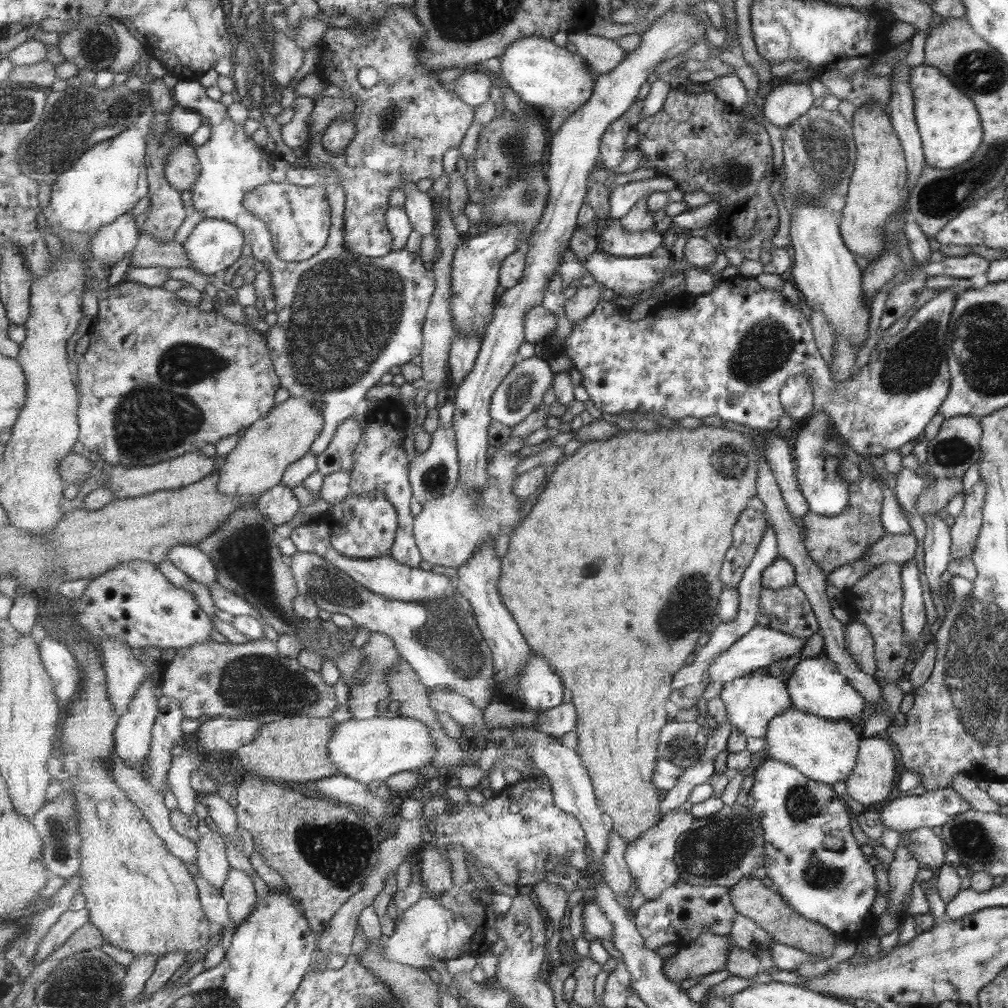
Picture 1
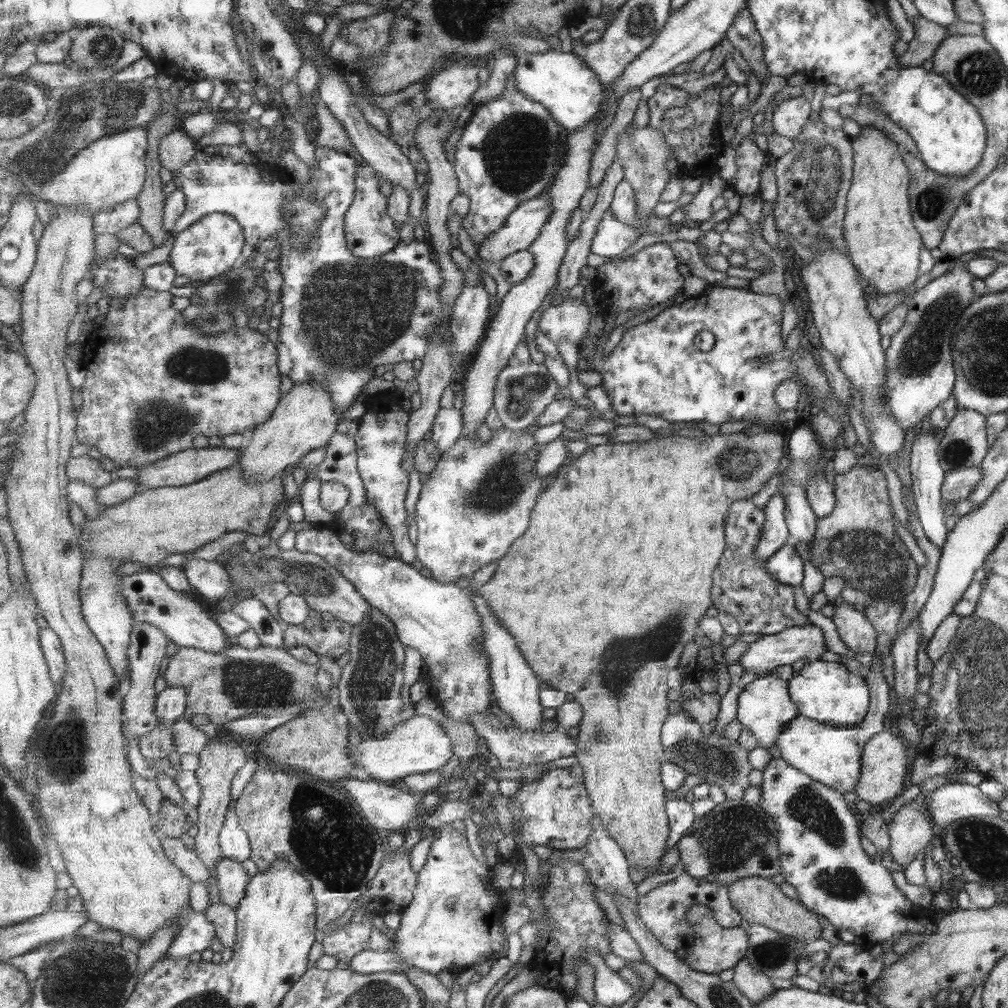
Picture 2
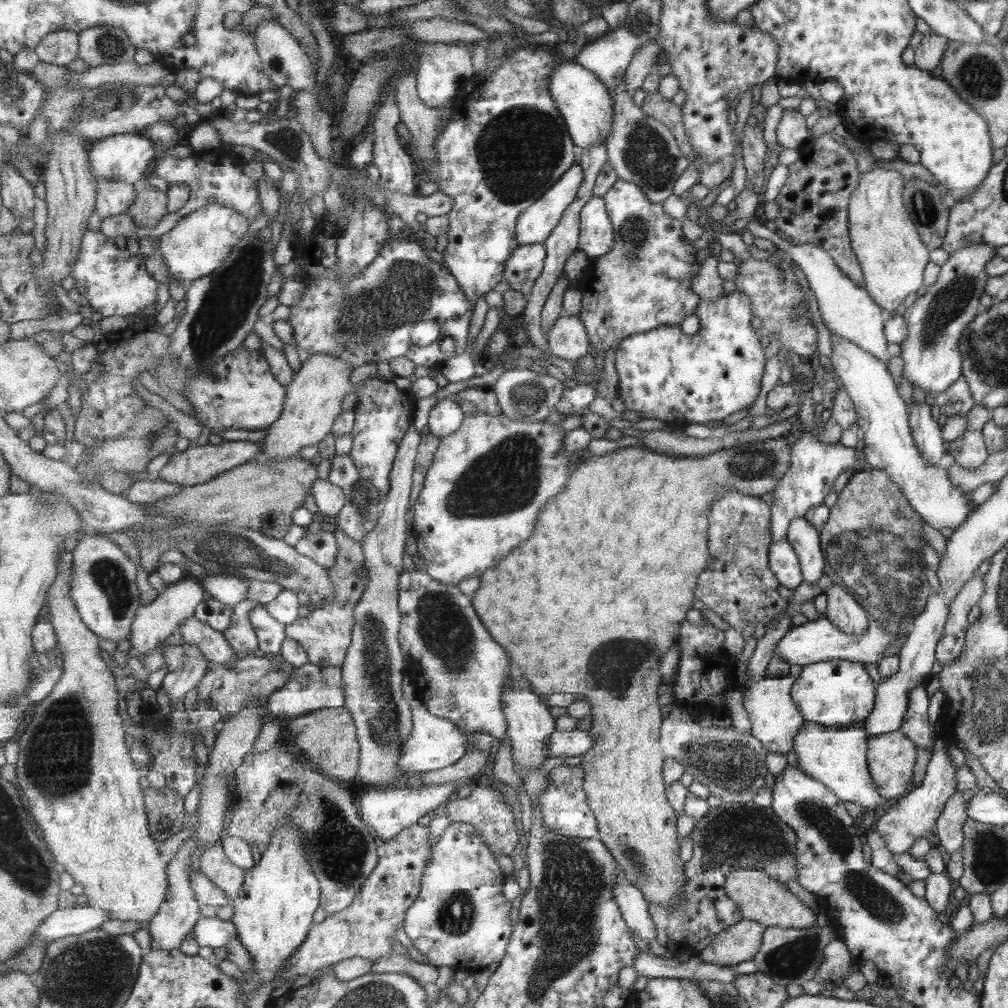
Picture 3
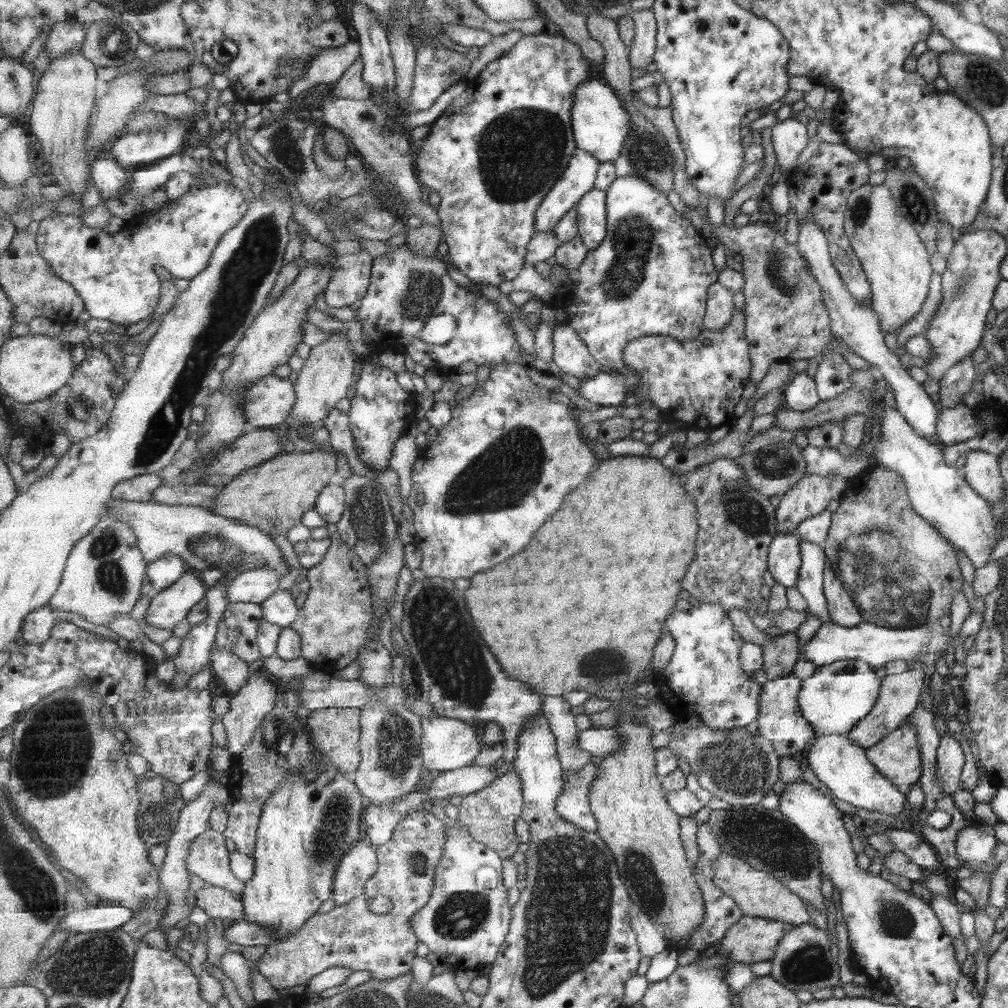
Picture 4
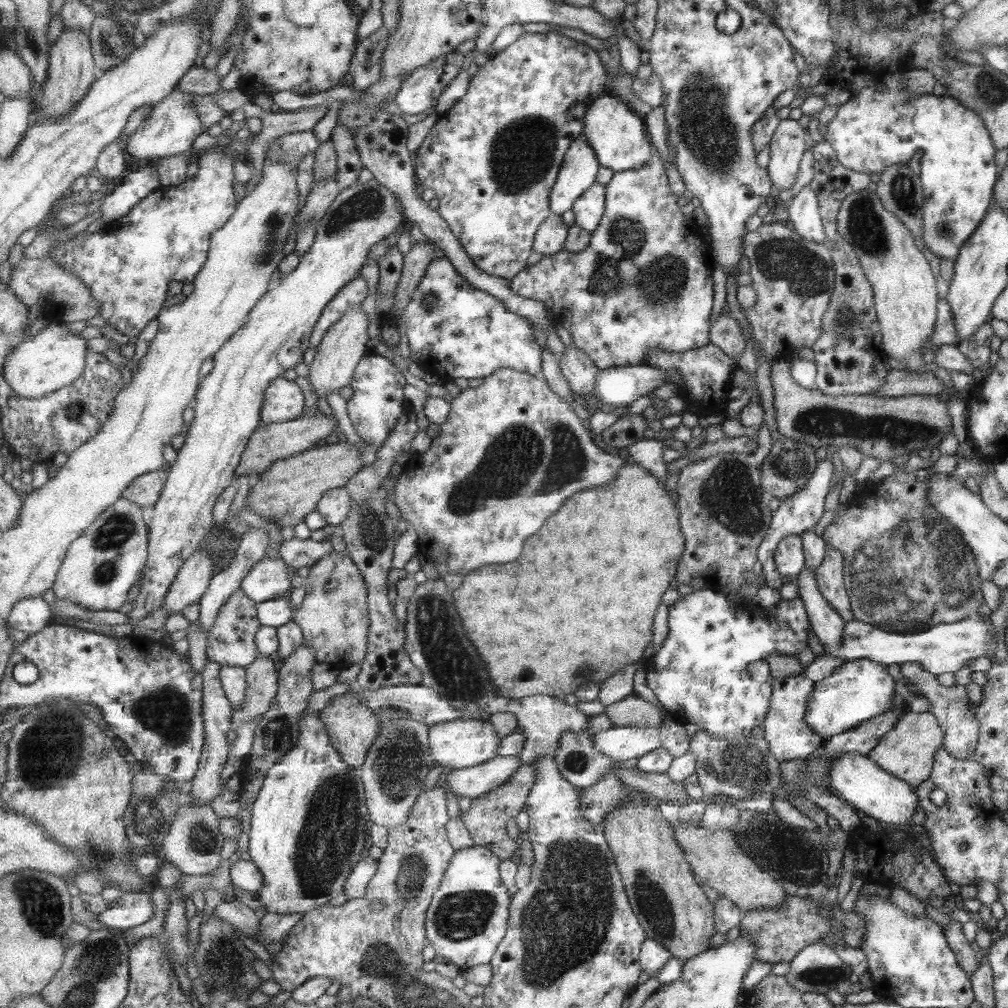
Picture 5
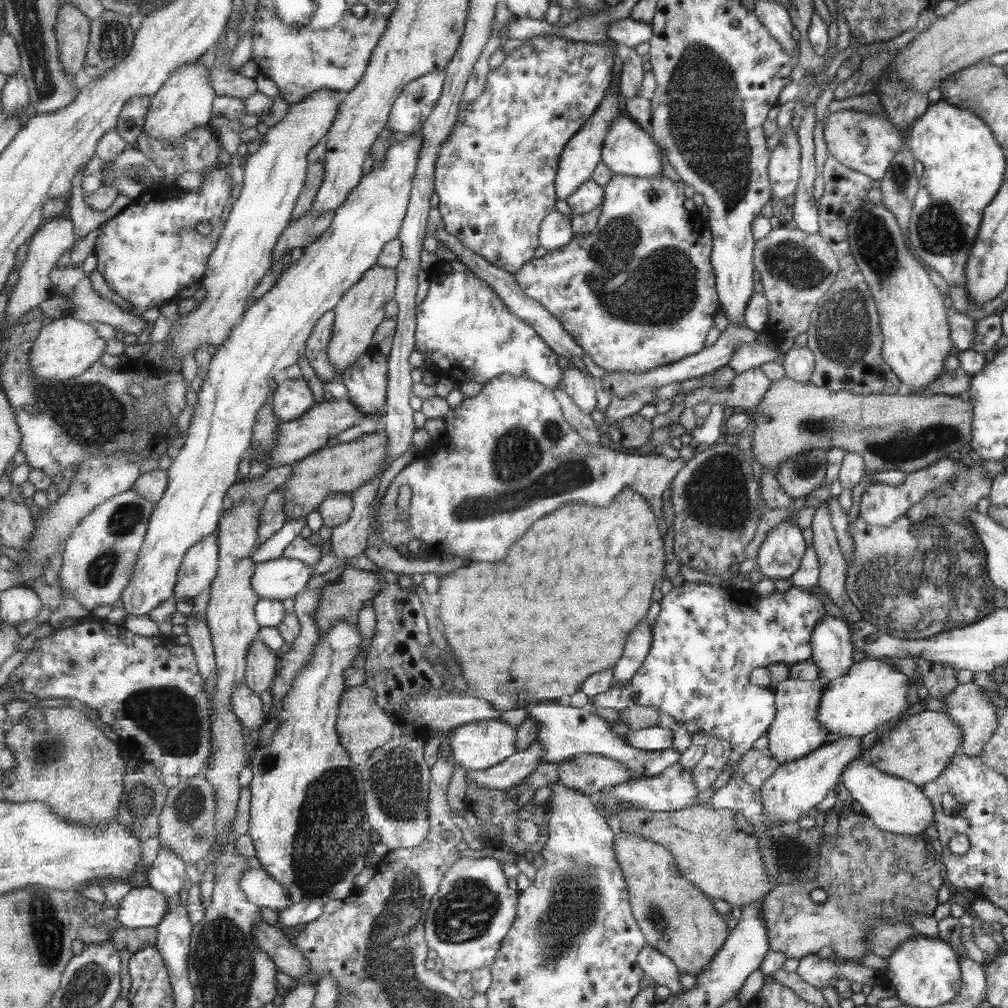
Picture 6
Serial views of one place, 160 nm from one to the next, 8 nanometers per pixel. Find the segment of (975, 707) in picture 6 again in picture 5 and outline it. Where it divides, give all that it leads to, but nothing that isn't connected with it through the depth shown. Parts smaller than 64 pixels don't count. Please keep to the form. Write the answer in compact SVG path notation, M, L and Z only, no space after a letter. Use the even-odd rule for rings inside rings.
M905 663L899 665L899 672L905 682L913 684L921 696L929 702L928 711L936 717L937 724L943 729L943 746L942 748L951 754L951 757L957 760L971 758L977 744L978 724L974 720L972 713L973 707L965 695L963 685L942 686L936 681L936 676L929 674L919 665Z

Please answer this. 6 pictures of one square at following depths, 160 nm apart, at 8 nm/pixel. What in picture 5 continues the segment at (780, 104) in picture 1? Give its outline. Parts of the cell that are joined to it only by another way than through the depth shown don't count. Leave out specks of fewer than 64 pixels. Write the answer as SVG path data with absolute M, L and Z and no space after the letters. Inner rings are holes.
M780 120L771 136L766 171L779 191L795 182L797 164L805 152L805 130L795 120Z

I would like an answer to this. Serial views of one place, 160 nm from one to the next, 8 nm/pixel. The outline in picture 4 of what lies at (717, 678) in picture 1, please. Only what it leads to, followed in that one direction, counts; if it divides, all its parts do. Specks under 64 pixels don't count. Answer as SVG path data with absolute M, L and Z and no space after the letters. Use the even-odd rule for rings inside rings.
M827 621L819 625L816 633L809 640L806 640L800 647L798 644L798 652L800 659L807 660L816 667L847 659L863 661L871 668L878 669L894 660L921 661L929 679L935 672L935 657L945 650L947 641L949 641L947 636L949 636L949 630L943 633L937 624L892 629L861 621L855 626L843 628L841 625Z

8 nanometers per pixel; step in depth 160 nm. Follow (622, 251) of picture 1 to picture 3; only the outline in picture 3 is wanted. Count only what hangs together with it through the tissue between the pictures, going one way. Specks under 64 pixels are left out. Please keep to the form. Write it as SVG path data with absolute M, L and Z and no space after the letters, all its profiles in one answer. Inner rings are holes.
M594 196L581 213L580 248L589 257L609 254L616 246L616 230L605 197Z

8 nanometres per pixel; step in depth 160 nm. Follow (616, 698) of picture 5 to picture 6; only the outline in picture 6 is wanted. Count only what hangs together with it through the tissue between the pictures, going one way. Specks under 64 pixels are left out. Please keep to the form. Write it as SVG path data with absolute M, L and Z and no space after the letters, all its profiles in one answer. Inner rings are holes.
M644 620L629 637L624 655L614 668L613 684L627 684L644 665L654 642L654 632Z

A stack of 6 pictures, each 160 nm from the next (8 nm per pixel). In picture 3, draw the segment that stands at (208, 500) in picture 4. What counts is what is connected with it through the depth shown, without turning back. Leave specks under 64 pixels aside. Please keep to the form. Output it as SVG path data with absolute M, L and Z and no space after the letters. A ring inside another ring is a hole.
M148 478L140 482L135 481L135 484L131 488L127 488L122 496L127 501L131 501L131 503L152 505L155 502L159 502L159 500L163 500L163 498L179 494L181 490L183 490L183 487L180 485L164 482L159 478Z

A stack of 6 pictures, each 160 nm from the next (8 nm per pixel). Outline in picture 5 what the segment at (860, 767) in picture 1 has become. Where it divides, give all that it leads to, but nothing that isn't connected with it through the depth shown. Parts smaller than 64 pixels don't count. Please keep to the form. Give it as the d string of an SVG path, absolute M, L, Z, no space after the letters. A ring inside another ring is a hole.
M928 710L911 713L904 711L891 731L886 732L877 742L877 746L867 754L867 758L876 761L881 769L905 781L915 790L931 774L932 757L937 748L943 746L943 729L937 724L936 717Z

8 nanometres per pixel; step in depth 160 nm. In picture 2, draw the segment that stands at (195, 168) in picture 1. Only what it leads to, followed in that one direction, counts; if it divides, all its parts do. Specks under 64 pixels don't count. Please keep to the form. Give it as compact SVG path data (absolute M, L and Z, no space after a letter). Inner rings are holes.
M178 130L161 140L163 140L160 148L162 166L175 176L175 172L182 170L195 158L197 142L187 133Z

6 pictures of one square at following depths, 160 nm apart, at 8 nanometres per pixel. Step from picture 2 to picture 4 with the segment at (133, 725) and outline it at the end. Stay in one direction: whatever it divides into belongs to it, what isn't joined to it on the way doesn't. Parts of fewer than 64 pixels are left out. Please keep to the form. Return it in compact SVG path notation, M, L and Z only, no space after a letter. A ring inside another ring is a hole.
M188 570L173 586L152 596L145 621L165 630L177 628L206 597L208 589L197 570Z

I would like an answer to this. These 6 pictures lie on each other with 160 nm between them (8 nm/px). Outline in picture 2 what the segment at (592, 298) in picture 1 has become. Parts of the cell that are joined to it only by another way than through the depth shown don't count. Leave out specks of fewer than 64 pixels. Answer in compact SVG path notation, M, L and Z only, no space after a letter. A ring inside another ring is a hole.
M567 298L563 303L545 309L538 322L538 330L549 340L570 340L578 347L580 340L587 334L591 320L591 307L585 298Z

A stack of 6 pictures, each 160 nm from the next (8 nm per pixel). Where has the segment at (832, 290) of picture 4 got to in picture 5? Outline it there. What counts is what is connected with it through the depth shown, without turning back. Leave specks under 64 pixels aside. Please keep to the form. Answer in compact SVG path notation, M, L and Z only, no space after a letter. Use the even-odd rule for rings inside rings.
M806 185L786 204L789 226L801 238L823 243L825 233L822 229L815 193Z

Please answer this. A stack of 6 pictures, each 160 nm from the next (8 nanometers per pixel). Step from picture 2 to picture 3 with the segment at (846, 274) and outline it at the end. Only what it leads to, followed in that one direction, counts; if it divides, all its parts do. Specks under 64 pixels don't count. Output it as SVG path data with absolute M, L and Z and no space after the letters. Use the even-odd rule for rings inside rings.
M831 333L831 353L824 364L839 378L841 387L849 395L856 412L856 423L863 432L864 453L867 466L881 469L895 482L907 498L908 504L919 517L935 530L955 530L973 512L968 495L961 493L949 481L947 470L927 465L912 439L905 402L897 393L886 364L857 344Z

